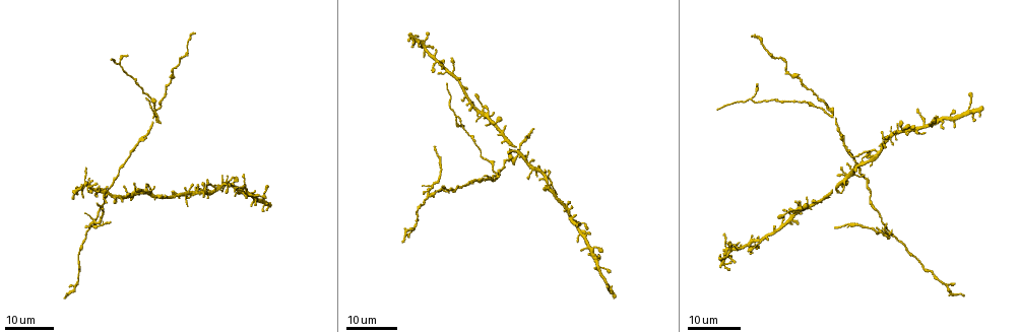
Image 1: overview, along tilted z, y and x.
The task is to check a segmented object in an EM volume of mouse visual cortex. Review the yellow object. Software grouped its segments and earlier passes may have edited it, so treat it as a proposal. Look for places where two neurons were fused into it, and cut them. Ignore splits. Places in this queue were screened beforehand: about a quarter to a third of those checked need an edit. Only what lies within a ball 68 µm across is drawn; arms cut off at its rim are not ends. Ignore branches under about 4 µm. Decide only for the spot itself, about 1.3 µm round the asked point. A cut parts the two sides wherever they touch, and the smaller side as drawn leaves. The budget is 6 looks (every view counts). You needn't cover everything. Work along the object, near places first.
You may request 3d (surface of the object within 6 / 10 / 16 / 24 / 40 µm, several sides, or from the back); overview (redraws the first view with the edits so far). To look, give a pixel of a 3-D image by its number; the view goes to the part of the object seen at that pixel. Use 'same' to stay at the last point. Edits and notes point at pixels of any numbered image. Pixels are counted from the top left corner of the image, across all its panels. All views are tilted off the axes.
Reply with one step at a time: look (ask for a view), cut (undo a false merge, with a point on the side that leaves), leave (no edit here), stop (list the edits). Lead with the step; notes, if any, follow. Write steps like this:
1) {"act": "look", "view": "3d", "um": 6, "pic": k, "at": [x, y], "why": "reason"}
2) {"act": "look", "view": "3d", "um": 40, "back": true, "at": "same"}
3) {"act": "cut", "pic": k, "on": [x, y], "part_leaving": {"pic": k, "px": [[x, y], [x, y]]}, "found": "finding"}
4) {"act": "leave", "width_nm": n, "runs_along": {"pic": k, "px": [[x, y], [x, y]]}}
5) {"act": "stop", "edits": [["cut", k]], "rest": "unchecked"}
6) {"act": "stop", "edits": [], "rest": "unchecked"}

{"act": "look", "view": "3d", "um": 16, "pic": 1, "at": [427, 193], "why": "thin arm on a thick one"}

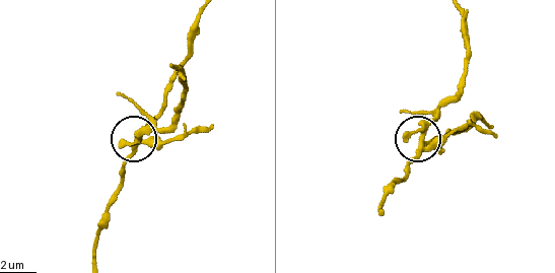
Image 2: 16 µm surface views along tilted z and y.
{"act": "look", "view": "3d", "um": 10, "pic": 2, "at": [424, 145]}

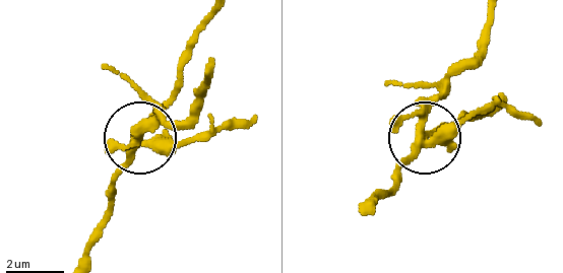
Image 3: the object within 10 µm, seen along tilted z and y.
{"act": "cut", "pic": 3, "on": [142, 125], "width_nm": 300, "part_leaving": {"pic": 3, "px": [[418, 134], [420, 116], [478, 49], [490, 13]]}, "found": "a second neuron is stuck on"}

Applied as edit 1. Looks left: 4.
{"act": "look", "view": "overview"}

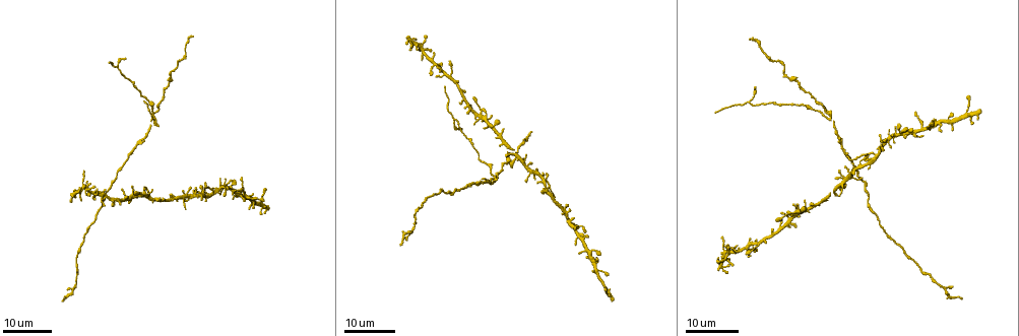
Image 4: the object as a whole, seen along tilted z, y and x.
{"act": "look", "view": "3d", "um": 24, "pic": 4, "at": [553, 197], "why": "three-way junction"}

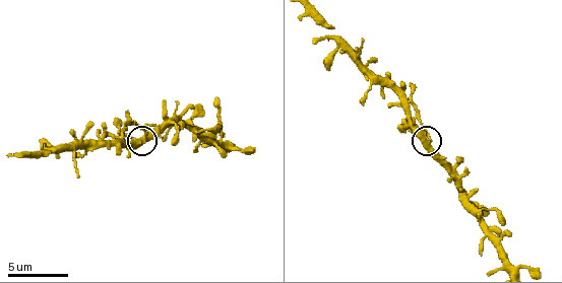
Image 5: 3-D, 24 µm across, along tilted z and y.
{"act": "look", "view": "3d", "um": 10, "pic": 5, "at": [428, 145], "why": "zoom in"}

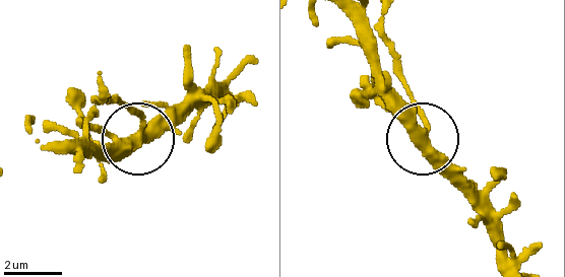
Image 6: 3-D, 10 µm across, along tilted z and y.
{"act": "leave", "width_nm": 350, "found": "all the same neuron"}

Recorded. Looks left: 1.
{"act": "stop", "edits": [["cut", 3]], "rest": "unchecked"}

